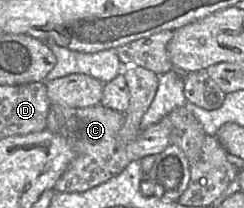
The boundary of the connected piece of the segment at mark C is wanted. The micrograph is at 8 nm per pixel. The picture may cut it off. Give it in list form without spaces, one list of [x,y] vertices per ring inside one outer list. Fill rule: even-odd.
[[[52,104],[47,115],[46,129],[64,137],[74,152],[74,158],[53,189],[56,192],[85,192],[120,174],[132,161],[141,160],[148,155],[157,155],[171,144],[173,126],[167,117],[140,130],[137,137],[125,145],[119,144],[117,138],[123,123],[124,113],[101,104],[82,108]]]

